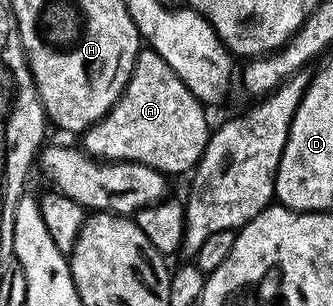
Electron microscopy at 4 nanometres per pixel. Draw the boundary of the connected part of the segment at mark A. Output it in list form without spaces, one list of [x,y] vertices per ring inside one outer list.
[[[150,47],[141,48],[136,56],[136,65],[132,68],[130,79],[124,88],[124,94],[114,103],[114,107],[98,123],[94,123],[82,134],[82,148],[85,153],[105,161],[137,161],[143,165],[154,167],[160,173],[184,173],[195,170],[201,159],[206,143],[209,139],[210,126],[208,127],[207,109],[191,91],[178,79],[178,75]]]

